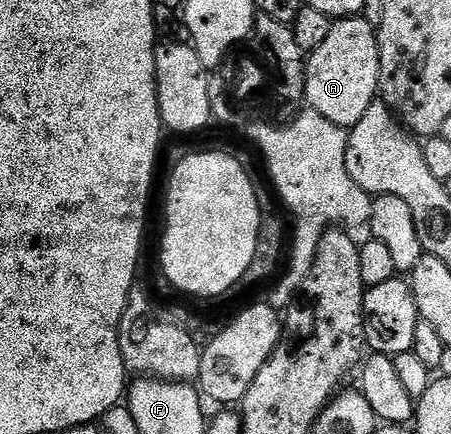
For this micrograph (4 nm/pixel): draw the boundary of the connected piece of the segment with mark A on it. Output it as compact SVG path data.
M362 17L334 20L329 33L325 36L325 42L317 45L317 49L306 56L305 62L306 106L312 111L321 113L321 117L325 117L325 121L333 125L344 129L355 127L357 121L365 117L369 105L376 102L379 94L379 36L376 27L369 25L369 21L365 21Z

